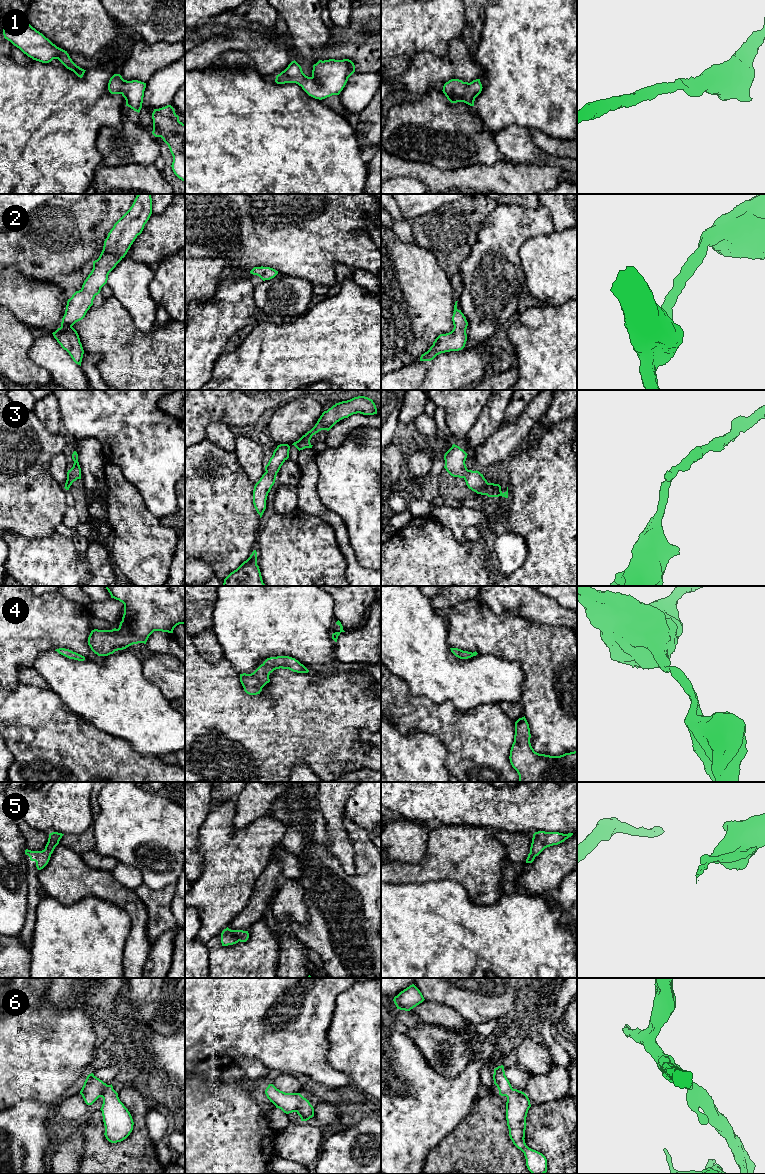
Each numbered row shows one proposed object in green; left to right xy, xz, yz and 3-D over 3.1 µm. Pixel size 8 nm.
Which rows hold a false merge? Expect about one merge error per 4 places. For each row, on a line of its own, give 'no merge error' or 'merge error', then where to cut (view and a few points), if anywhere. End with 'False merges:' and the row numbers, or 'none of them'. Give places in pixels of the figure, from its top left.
1: no merge error; cut none
2: no merge error; cut none
3: no merge error; cut none
4: no merge error; cut none
5: no merge error; cut none
6: no merge error; cut none
False merges: none of them

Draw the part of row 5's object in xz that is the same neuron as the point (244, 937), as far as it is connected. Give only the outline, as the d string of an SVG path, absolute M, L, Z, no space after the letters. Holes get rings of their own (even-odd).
M228 927L221 933L222 946L233 945L240 942L246 942L249 938L248 931L231 930Z

